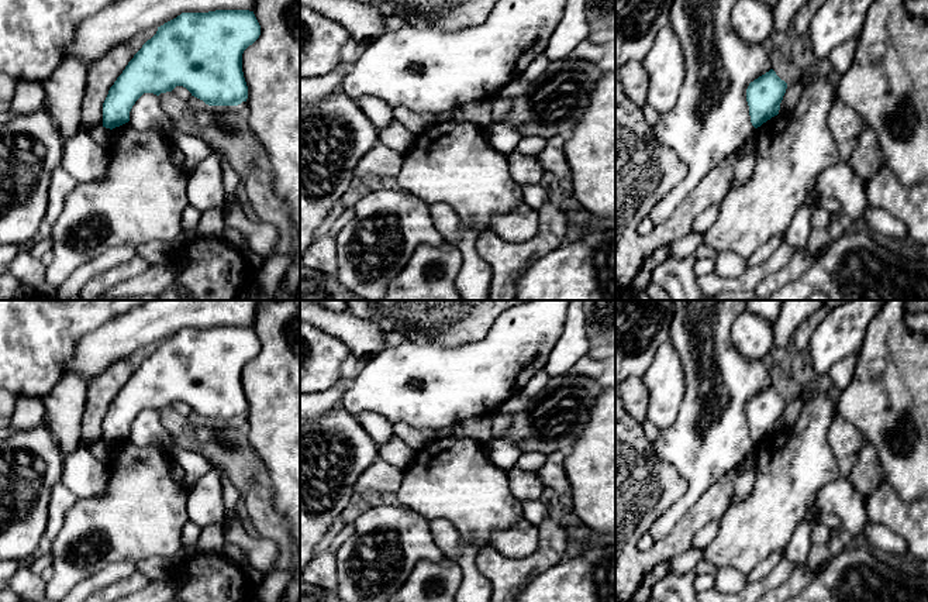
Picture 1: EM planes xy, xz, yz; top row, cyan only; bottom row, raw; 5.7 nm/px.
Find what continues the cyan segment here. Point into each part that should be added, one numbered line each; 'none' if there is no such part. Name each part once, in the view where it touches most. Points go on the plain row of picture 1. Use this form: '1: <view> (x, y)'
none

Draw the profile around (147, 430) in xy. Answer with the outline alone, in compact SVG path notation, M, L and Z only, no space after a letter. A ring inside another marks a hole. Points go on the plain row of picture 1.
M144 409L130 427L130 437L139 447L158 447L170 457L173 438L161 422L159 412Z

